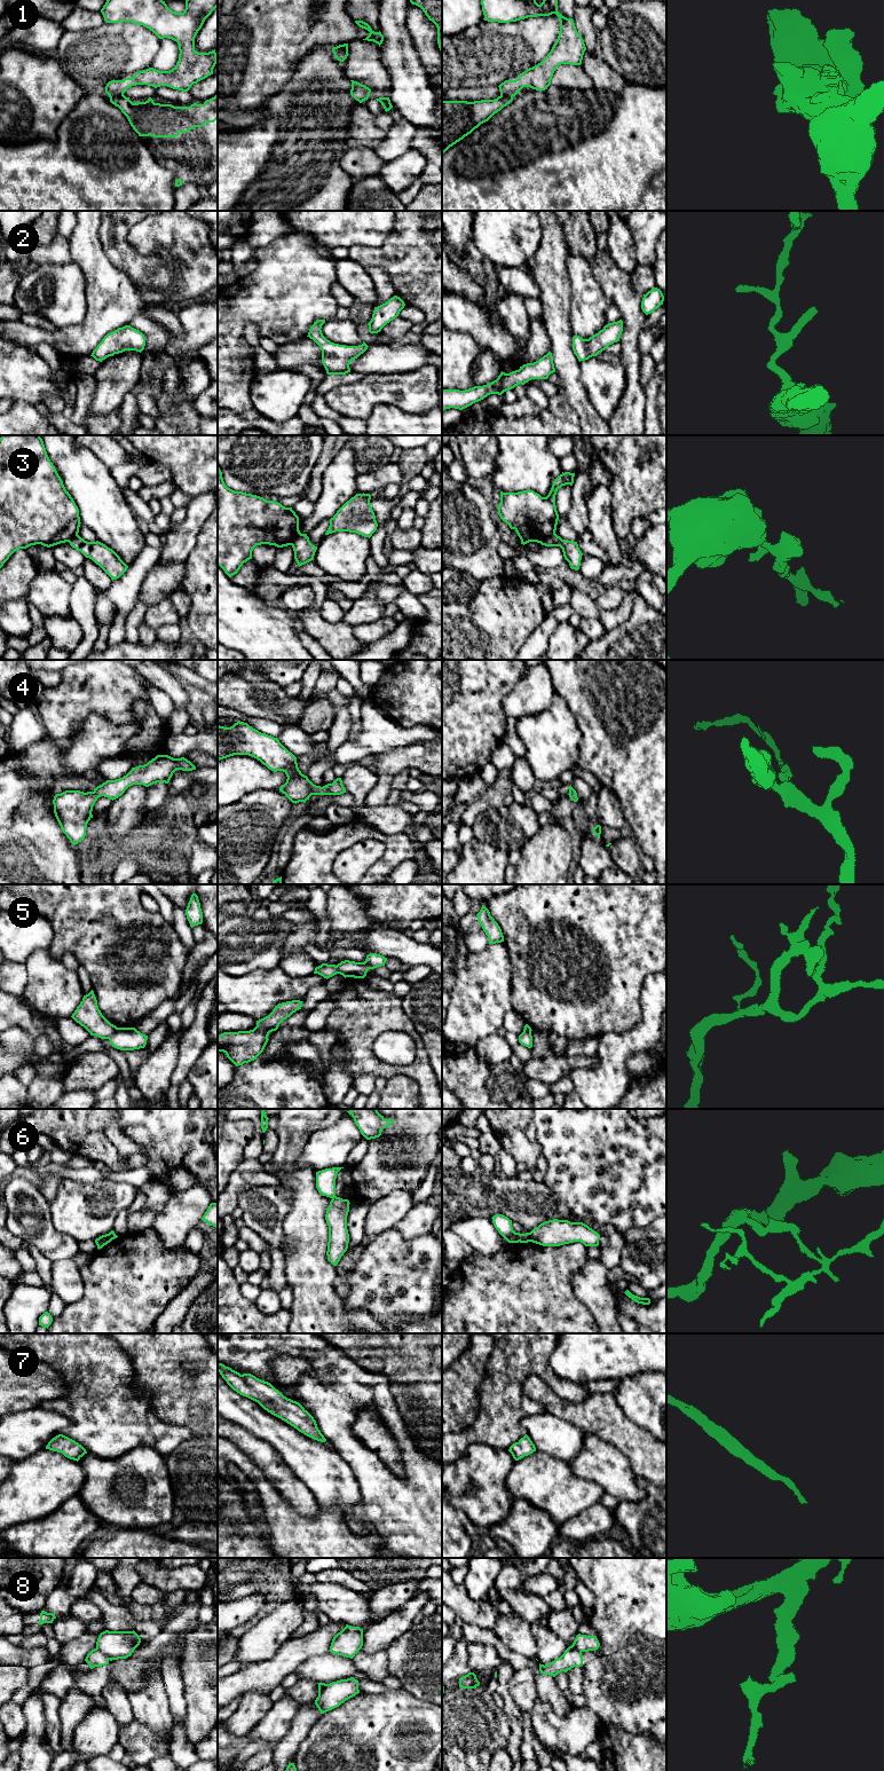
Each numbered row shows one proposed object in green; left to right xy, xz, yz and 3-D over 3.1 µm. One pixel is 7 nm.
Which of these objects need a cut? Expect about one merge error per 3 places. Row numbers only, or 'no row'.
1, 3, 5, 8

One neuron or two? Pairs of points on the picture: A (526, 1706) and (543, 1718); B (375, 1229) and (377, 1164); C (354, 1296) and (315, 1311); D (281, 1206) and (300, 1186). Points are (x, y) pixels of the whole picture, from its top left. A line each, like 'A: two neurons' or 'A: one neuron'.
A: two neurons
B: two neurons
C: two neurons
D: two neurons

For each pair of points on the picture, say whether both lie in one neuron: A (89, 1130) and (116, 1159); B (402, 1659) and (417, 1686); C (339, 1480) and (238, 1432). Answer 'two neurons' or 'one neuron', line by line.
A: one neuron
B: one neuron
C: two neurons

